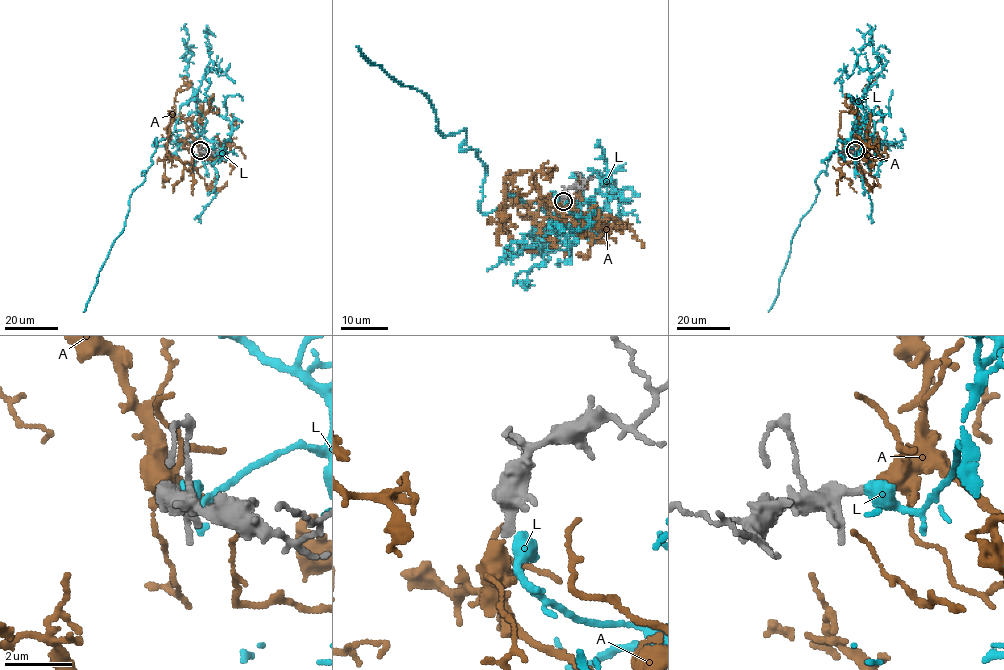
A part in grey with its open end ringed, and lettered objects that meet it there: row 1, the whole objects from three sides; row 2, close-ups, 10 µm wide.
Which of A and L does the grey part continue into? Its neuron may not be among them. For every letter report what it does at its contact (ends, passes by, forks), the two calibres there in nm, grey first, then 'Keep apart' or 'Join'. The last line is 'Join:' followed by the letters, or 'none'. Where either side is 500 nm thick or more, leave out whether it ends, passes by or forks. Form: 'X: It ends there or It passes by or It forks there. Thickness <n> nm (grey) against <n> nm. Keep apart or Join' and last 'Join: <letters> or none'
A: It ends there. Thickness 300 nm (grey) against 480 nm. Join
L: Thickness 320 nm (grey) against 550 nm. Keep apart
Join: A

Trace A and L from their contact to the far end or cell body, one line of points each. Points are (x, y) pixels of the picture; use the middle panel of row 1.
A: (563, 202), (515, 206), (507, 197), (514, 174), (504, 177), (529, 170), (535, 189), (576, 224), (610, 234)
L: (565, 201), (586, 215), (567, 235), (555, 194), (480, 213), (464, 129), (444, 135), (357, 45)

